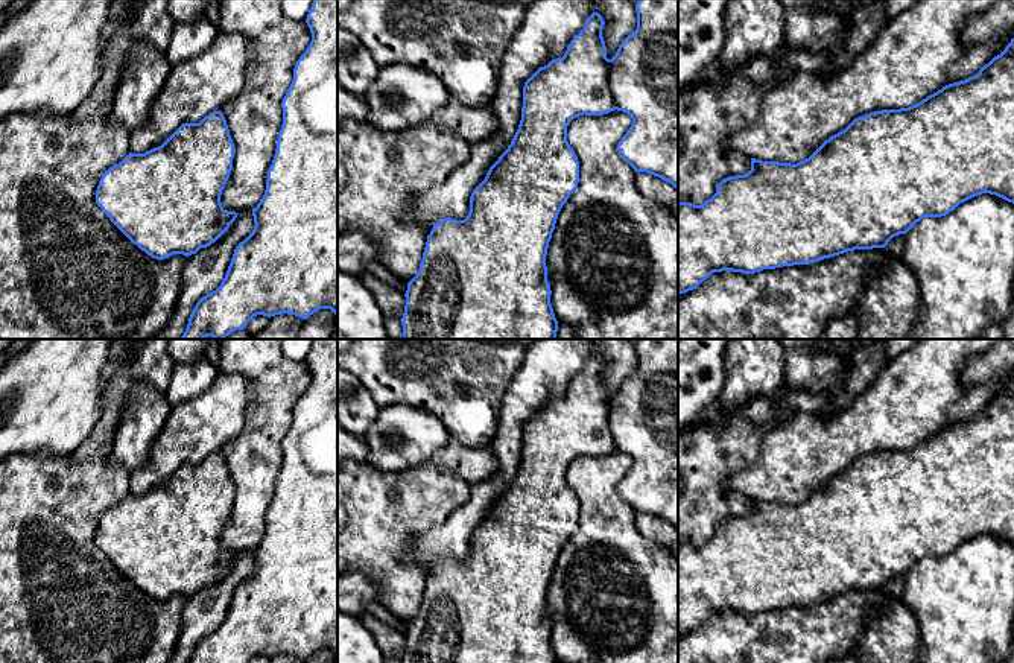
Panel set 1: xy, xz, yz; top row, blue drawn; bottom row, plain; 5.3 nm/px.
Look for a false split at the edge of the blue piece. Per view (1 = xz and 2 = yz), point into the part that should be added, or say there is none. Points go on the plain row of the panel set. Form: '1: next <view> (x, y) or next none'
1: next none
2: next none

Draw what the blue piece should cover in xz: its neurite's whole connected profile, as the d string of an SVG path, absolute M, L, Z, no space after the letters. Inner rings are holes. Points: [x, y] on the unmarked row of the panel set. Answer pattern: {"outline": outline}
{"outline": "M640 339L635 353L637 370L611 400L602 377L605 362L593 353L564 397L540 408L524 423L518 470L473 531L468 557L464 561L445 558L427 576L420 610L407 623L401 663L558 663L550 645L546 596L558 555L579 523L579 502L567 482L567 467L579 456L626 453L632 465L617 485L620 497L635 512L658 517L678 531L678 339Z"}

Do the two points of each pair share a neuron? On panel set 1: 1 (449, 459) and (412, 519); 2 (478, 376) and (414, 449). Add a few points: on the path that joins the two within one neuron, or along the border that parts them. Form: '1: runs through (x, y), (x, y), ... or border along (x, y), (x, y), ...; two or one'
1: border along (430, 459), (472, 485); two
2: border along (405, 406), (426, 409), (452, 435); two

